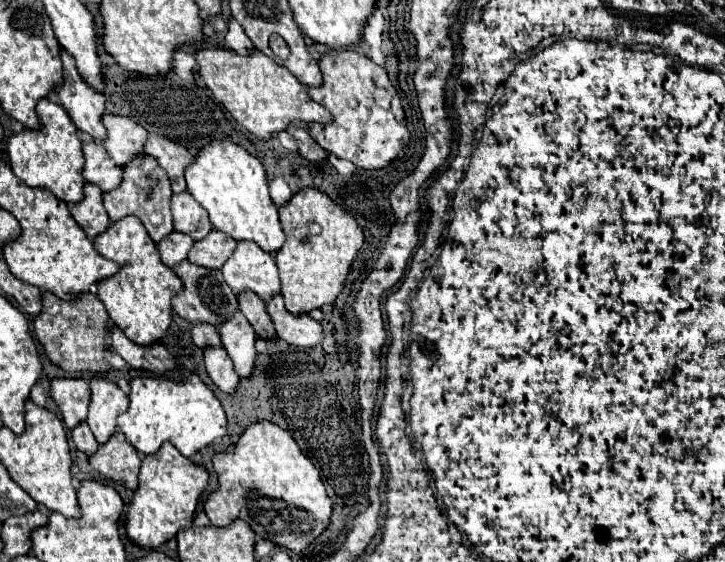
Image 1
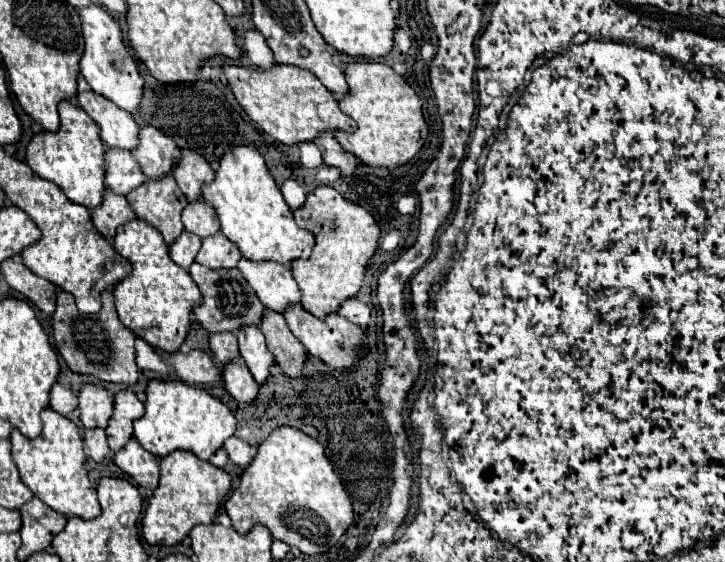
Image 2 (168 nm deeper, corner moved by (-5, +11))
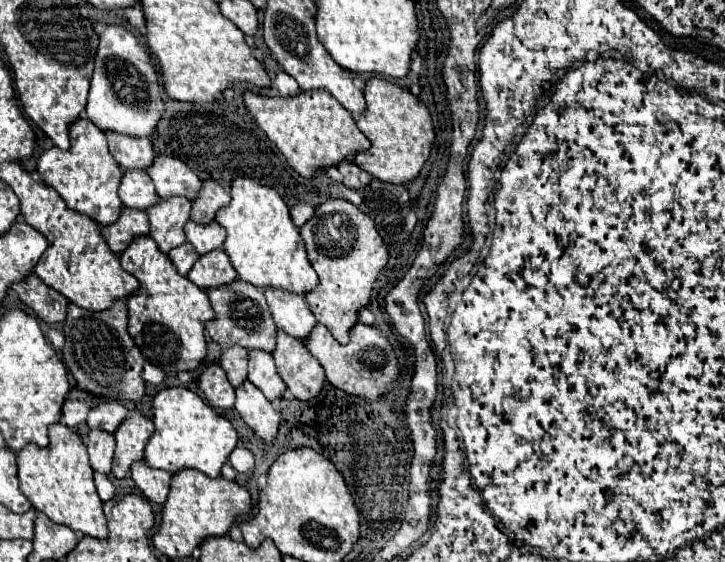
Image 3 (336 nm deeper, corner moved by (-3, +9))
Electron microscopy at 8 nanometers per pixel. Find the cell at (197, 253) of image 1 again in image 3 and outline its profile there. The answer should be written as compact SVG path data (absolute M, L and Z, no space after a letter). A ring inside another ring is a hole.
M214 249L206 255L200 255L194 267L188 273L188 279L196 283L200 289L218 287L232 283L236 279L236 271L222 249Z

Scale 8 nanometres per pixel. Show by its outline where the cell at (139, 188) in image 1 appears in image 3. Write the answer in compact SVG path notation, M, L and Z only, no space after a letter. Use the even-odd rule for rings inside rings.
M174 195L168 199L160 199L156 205L146 209L150 221L150 237L156 241L162 253L182 245L184 237L184 223L190 219L190 201L186 197Z

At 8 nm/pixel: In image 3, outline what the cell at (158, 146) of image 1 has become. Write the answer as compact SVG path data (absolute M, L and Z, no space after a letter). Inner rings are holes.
M202 181L202 187L198 195L190 201L192 203L192 221L196 223L210 223L214 221L214 215L218 207L224 207L224 203L230 201L230 195L224 191L224 187L216 181Z

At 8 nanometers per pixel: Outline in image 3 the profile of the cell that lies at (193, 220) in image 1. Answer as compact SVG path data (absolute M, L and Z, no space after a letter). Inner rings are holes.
M188 221L184 225L184 233L186 233L186 239L194 245L194 249L200 255L204 255L208 251L214 251L214 249L220 249L224 239L226 239L226 233L222 231L222 227L216 221L206 223L206 225Z

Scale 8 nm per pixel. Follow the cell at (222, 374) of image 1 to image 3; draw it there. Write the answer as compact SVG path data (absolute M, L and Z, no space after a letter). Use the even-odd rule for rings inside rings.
M250 381L238 385L234 409L242 415L242 419L252 427L258 437L262 437L266 443L272 441L282 417L280 411L274 409L274 405L264 397L258 387L254 387Z

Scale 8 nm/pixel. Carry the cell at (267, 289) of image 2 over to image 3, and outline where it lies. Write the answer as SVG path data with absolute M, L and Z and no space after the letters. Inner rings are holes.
M266 287L262 289L262 293L268 301L274 323L288 335L294 335L296 339L304 341L310 329L318 323L308 309L304 297L292 291L284 291L280 287Z

